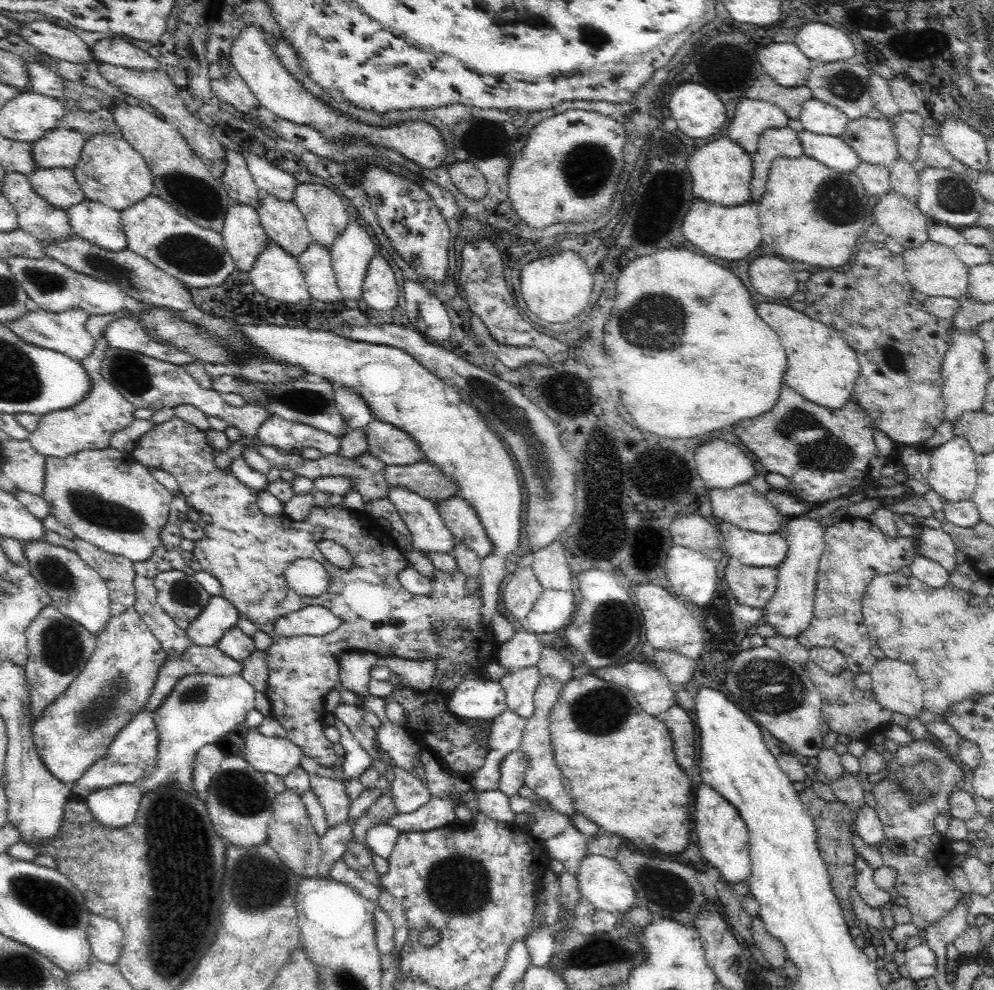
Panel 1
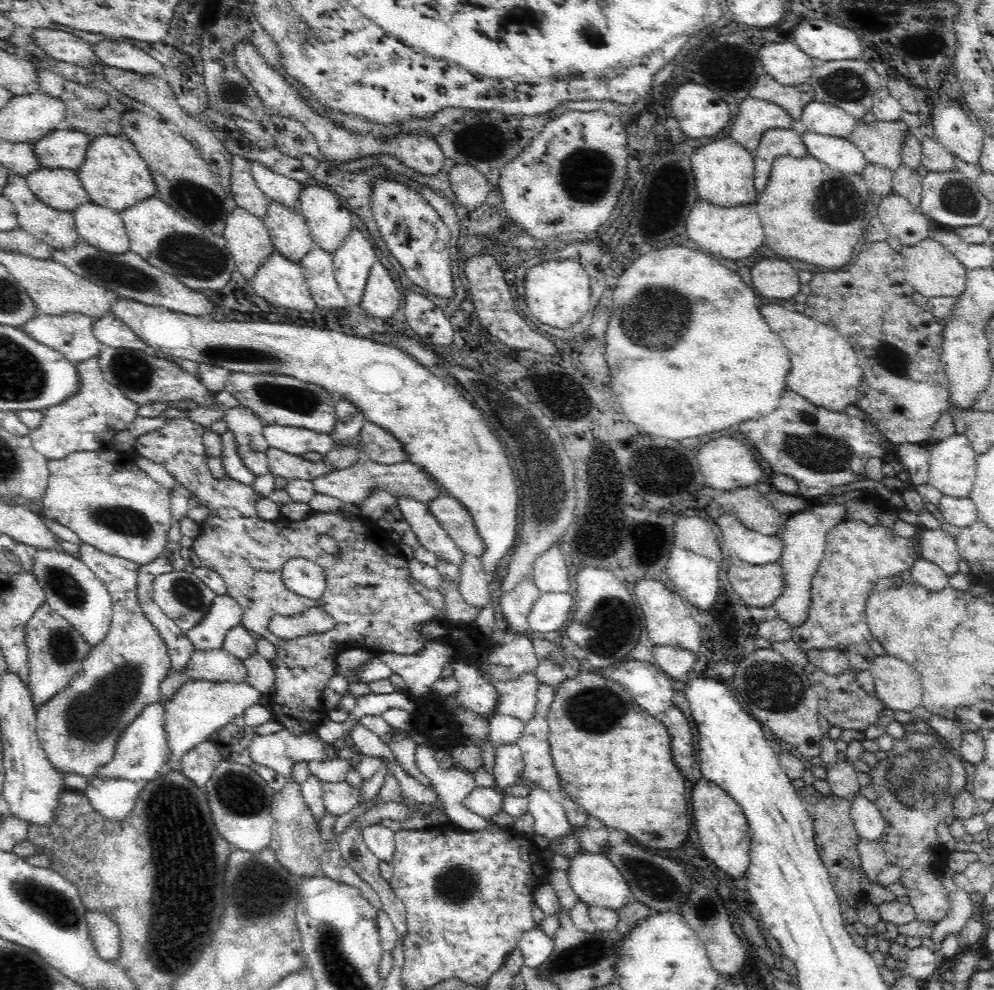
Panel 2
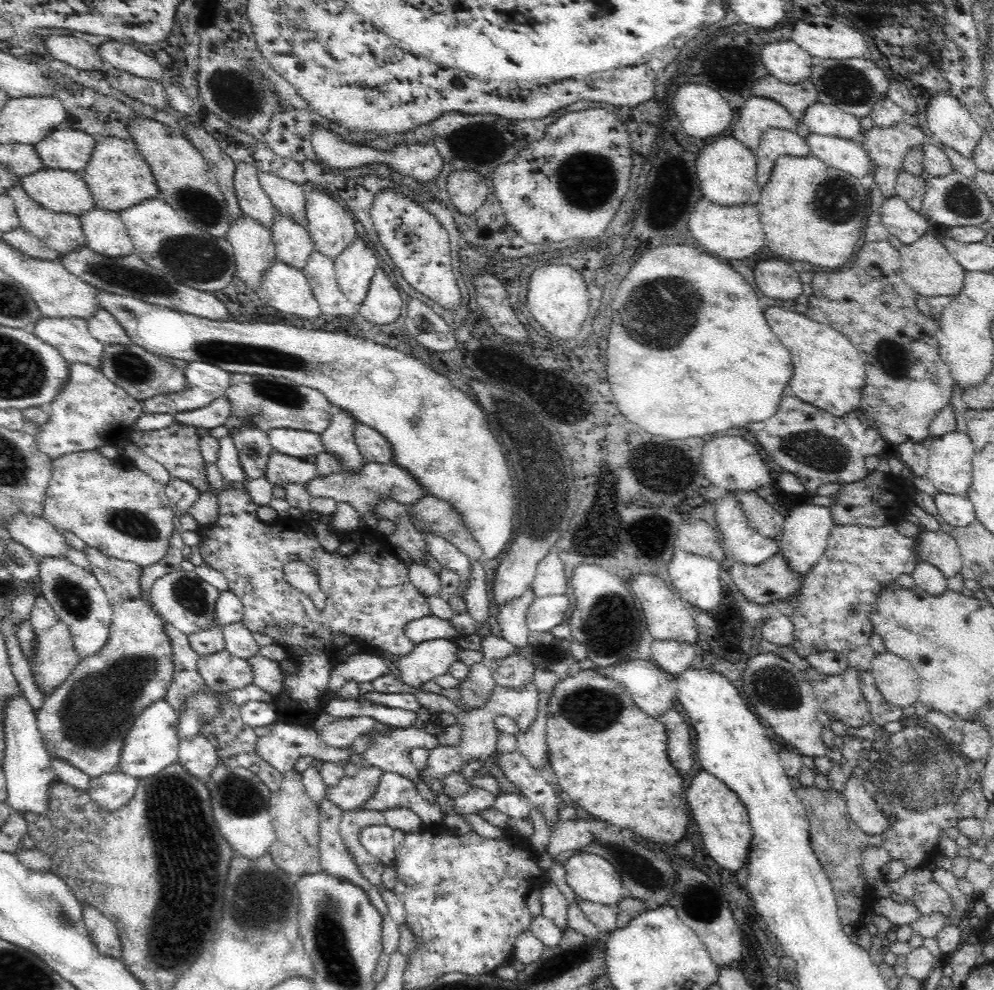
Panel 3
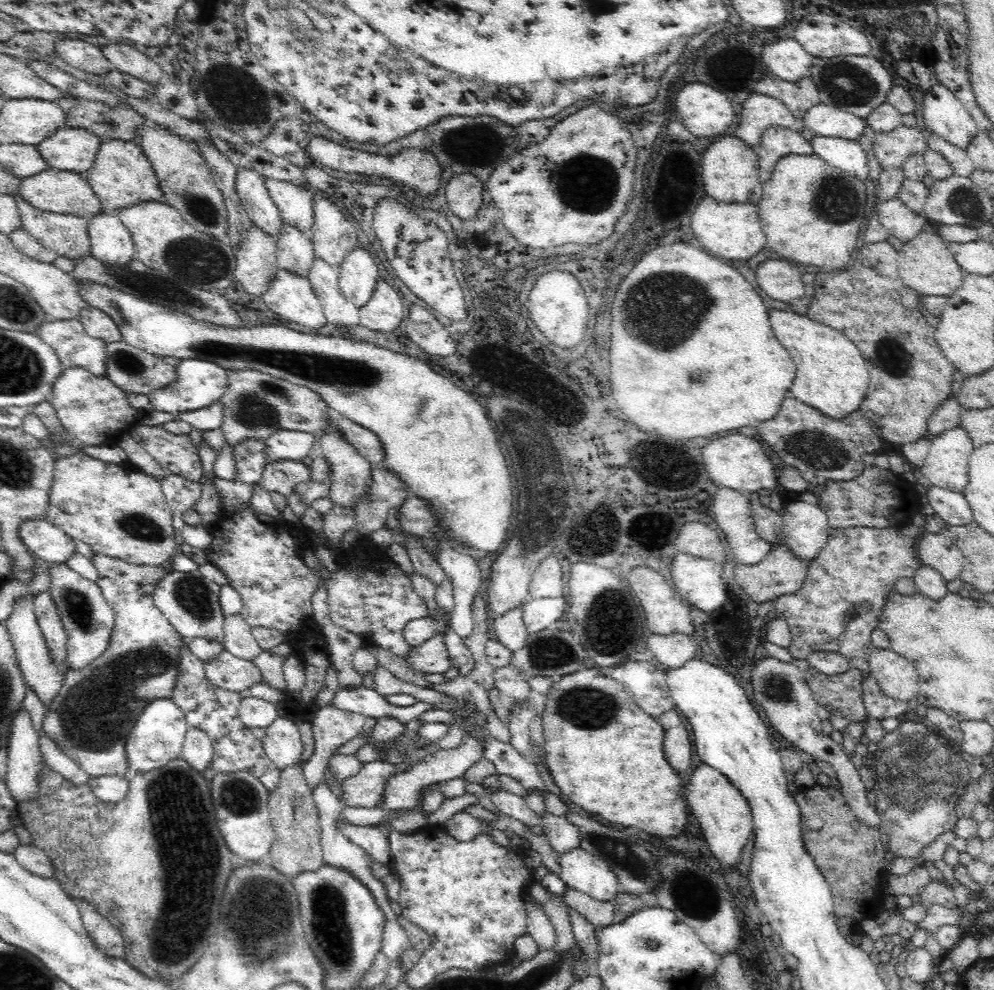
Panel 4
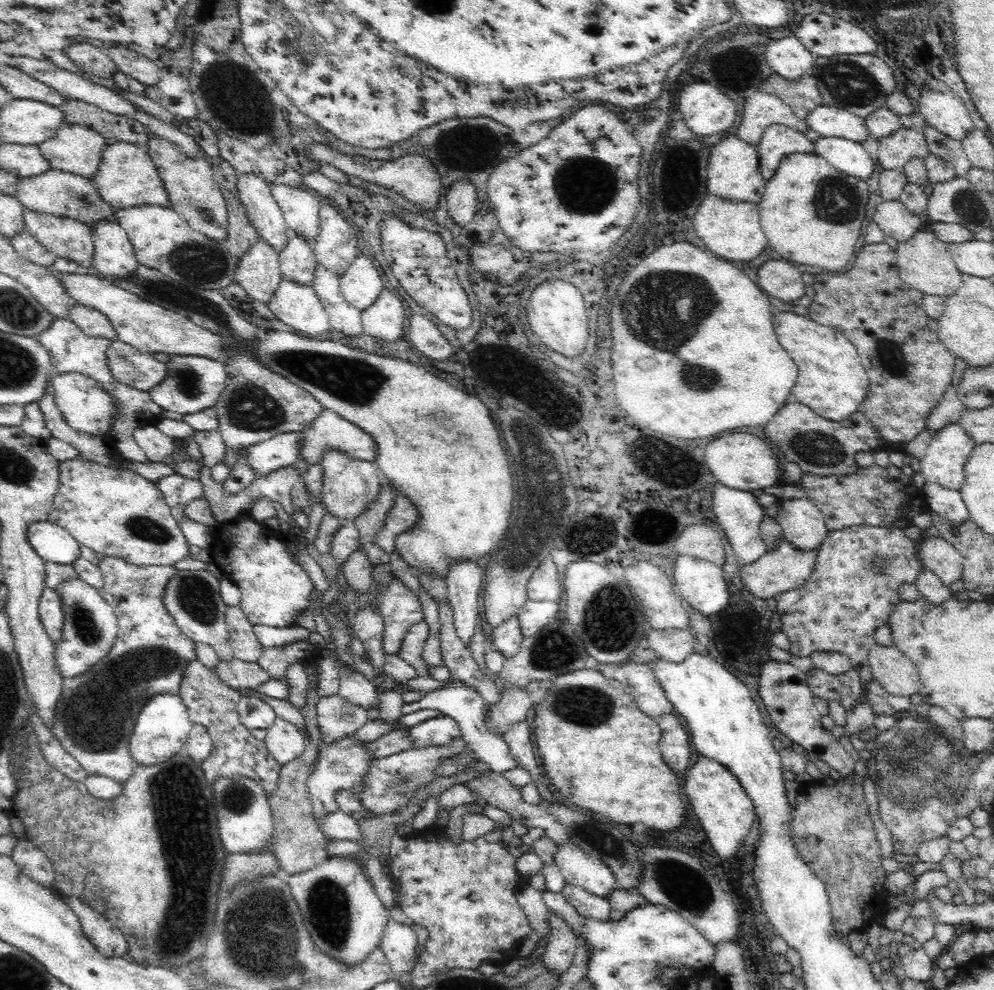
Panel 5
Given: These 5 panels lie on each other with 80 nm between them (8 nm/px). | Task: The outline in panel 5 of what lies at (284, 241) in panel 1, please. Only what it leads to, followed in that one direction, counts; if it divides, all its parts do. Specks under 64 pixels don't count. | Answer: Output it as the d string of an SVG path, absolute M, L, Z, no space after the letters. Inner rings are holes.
M288 229L287 235L286 250L279 254L281 277L286 281L312 287L318 266L313 248L304 239L294 235L294 231Z

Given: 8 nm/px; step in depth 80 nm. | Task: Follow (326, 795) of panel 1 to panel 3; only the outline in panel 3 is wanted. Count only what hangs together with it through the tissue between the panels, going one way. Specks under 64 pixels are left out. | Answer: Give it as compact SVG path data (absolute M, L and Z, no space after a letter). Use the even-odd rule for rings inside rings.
M377 766L359 768L354 776L342 777L335 787L328 787L327 797L343 812L362 809L377 791L382 775L386 772Z

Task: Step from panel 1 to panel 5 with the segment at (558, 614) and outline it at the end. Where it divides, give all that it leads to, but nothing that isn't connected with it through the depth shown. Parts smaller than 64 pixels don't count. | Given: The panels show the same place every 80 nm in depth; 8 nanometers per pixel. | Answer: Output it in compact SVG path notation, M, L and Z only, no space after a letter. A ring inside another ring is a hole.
M527 599L516 616L518 623L520 623L522 638L536 634L548 624L548 618L556 616L557 612L558 601L540 602Z

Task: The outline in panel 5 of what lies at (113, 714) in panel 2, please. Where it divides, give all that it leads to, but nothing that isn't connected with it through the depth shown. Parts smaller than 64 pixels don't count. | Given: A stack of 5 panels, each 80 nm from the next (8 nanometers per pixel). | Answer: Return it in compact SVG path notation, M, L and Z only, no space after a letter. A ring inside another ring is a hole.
M104 557L98 565L104 577L100 596L115 610L118 634L110 652L92 670L84 672L82 676L63 680L52 733L87 774L108 777L122 784L136 766L131 757L129 741L141 708L156 694L179 694L184 671L188 670L190 662L197 660L197 654L195 642L180 630L163 603L166 585L177 571L175 567L136 566L116 557Z

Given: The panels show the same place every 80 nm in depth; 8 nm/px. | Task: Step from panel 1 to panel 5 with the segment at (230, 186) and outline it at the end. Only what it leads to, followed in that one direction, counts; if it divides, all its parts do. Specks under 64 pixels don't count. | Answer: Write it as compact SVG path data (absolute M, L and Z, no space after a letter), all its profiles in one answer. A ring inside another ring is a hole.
M239 174L237 191L245 214L259 238L278 254L286 250L288 228L271 186L256 175Z

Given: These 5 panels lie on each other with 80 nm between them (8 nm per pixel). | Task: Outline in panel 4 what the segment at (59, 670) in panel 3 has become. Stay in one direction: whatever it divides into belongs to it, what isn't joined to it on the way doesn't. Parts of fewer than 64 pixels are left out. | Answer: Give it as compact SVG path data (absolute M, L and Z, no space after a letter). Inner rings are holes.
M49 590L37 594L34 606L40 630L42 630L51 657L60 670L64 671L66 656L66 633L57 606Z

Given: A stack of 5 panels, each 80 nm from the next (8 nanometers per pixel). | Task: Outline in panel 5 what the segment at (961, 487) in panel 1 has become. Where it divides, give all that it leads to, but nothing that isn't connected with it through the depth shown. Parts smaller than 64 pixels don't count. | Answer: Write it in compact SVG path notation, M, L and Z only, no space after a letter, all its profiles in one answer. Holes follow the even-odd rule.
M959 423L948 424L931 435L921 460L921 472L927 482L959 490L964 482L964 463L975 447L974 439Z

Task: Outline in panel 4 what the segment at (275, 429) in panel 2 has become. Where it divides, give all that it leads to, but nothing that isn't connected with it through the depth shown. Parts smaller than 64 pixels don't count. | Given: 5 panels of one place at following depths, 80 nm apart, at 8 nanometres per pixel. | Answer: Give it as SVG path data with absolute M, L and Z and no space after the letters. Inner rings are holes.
M274 431L264 441L264 466L283 460L302 460L310 452L315 438L317 435L304 431Z

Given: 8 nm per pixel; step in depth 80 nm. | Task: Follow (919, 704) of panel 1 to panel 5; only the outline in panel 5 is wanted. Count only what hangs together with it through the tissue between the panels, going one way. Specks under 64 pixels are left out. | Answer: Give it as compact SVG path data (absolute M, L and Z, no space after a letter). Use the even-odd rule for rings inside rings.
M874 644L869 650L869 663L874 679L892 696L918 693L919 673L913 663L895 645Z

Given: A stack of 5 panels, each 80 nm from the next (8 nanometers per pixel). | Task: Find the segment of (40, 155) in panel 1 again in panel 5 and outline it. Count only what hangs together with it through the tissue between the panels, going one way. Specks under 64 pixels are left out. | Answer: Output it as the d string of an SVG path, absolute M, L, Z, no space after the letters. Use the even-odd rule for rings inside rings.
M64 124L39 149L52 170L91 178L99 169L108 141L102 134L78 124Z

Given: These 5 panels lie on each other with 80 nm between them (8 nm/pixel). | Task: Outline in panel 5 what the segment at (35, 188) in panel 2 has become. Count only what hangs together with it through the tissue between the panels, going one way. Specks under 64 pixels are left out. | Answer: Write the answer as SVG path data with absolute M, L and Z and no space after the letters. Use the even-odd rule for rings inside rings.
M50 169L38 176L20 179L15 197L27 210L49 217L72 218L86 224L91 230L100 222L118 223L116 209L100 197L100 192L90 179L64 171Z

